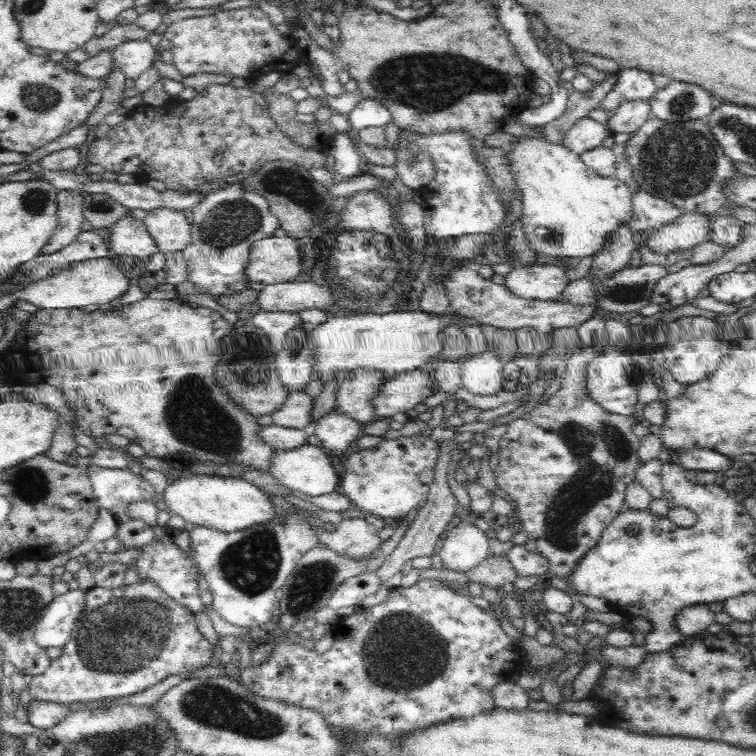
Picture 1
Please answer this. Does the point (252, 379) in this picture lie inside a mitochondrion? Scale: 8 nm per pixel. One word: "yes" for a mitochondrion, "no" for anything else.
yes

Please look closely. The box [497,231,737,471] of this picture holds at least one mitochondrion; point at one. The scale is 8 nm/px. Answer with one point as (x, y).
(622, 293)

